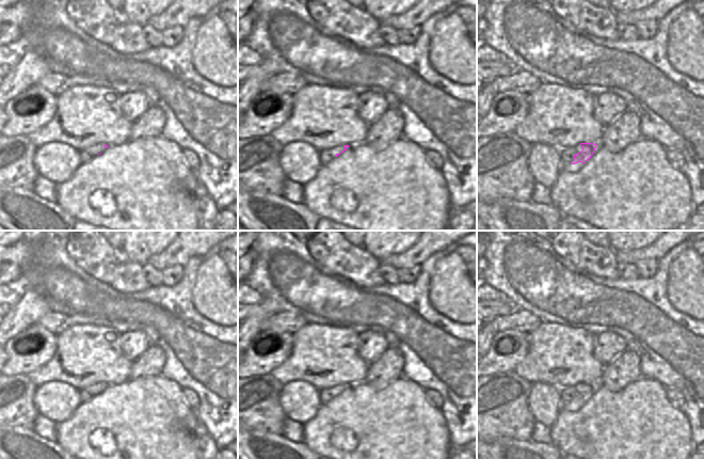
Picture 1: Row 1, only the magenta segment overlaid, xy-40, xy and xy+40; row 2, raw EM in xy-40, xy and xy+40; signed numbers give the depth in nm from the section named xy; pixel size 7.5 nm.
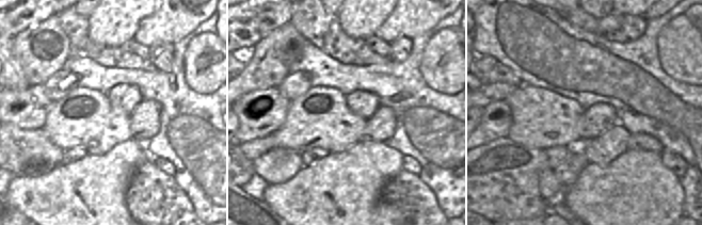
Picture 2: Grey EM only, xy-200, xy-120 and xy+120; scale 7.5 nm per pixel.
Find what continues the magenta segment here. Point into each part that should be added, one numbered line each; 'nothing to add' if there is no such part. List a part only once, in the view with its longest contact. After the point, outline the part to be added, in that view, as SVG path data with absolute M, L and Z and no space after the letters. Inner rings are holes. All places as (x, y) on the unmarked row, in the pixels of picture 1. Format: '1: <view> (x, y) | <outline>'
1: xy+40 (568, 393) | M579 383L573 386L561 389L561 410L569 410L571 412L579 410L582 407L582 402L577 401L575 403L572 403L571 401L574 398L574 394L581 390L582 385Z

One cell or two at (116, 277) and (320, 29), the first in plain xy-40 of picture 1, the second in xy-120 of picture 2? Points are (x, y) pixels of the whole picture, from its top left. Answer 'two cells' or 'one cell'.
one cell

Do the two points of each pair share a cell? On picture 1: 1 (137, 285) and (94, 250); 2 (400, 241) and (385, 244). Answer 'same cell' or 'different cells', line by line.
1: same cell
2: same cell

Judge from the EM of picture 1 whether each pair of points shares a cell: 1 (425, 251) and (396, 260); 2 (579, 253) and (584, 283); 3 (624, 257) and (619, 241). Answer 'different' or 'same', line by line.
1: same
2: different
3: different

